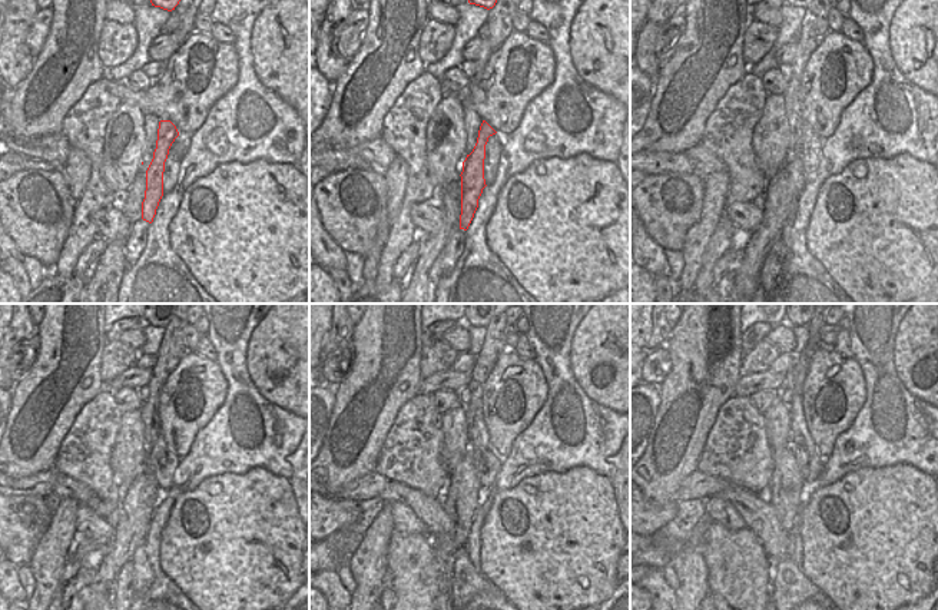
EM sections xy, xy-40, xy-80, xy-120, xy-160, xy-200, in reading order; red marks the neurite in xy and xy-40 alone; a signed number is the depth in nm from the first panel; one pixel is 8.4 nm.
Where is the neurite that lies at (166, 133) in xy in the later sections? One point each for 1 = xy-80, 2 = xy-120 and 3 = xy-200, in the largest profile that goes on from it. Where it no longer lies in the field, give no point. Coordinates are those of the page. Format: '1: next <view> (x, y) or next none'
1: next xy-80 (795, 166)
2: next xy-120 (143, 574)
3: next xy-200 (789, 586)

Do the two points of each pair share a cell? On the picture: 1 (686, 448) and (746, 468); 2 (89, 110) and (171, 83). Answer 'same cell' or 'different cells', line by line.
1: different cells
2: different cells

